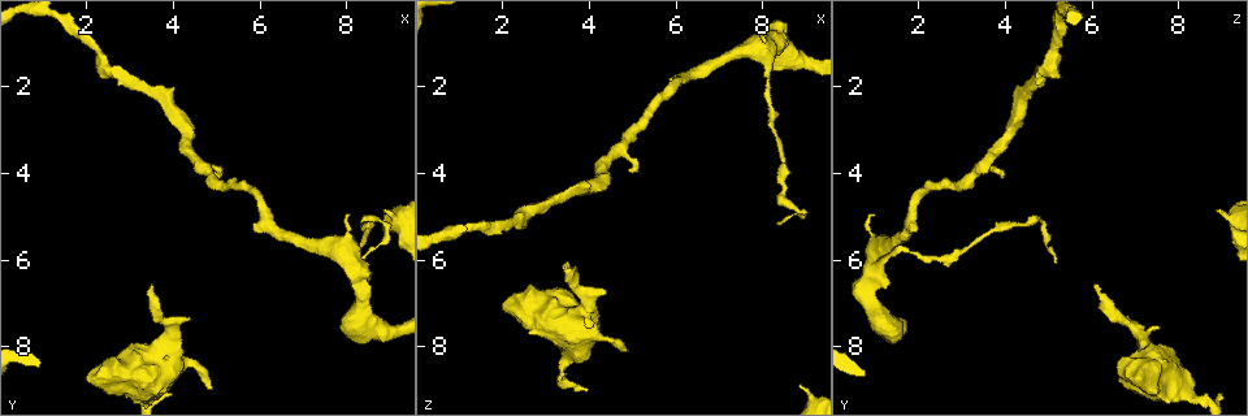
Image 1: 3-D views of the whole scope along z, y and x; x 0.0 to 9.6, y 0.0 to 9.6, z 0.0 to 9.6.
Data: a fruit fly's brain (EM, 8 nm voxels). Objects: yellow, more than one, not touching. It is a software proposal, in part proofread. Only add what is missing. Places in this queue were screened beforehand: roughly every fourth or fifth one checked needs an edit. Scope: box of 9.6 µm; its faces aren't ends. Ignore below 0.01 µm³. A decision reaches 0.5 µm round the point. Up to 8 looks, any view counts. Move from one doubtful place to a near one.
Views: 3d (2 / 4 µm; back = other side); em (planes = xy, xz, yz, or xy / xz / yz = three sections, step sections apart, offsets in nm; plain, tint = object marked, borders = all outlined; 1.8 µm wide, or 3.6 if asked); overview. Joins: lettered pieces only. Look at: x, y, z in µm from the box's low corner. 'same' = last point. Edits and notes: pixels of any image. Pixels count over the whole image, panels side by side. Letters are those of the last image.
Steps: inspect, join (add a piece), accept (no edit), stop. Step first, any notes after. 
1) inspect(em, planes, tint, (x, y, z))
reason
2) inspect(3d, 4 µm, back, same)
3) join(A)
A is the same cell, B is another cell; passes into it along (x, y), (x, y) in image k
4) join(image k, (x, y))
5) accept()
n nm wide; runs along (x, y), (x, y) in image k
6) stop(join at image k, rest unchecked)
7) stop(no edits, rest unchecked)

inspect(3d, 2 µm, (8.90, 4.80, 8.95))
an open end

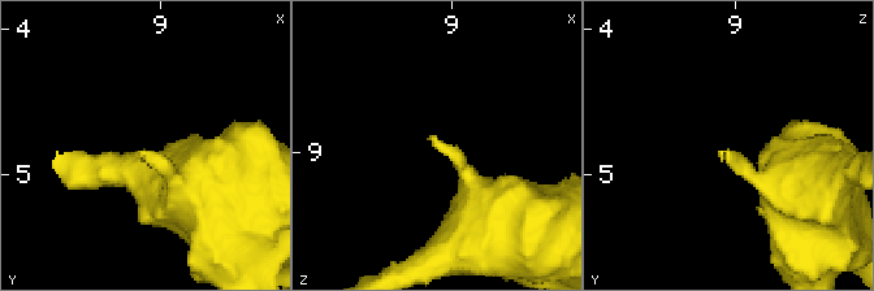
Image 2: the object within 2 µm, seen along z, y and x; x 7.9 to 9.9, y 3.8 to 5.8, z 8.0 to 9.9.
inspect(em, xy, step 8, borders, (8.84, 4.84, 8.90))

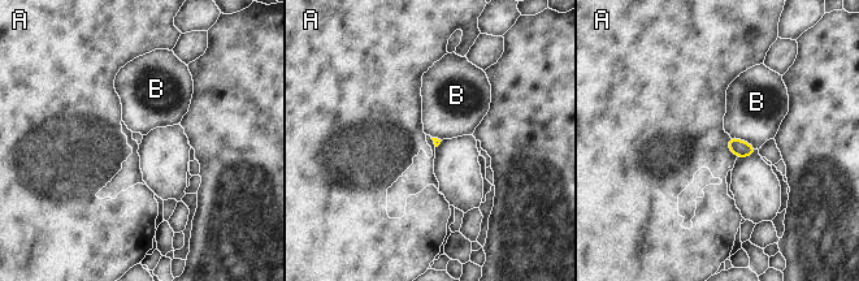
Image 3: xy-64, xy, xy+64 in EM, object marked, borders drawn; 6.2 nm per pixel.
accept()
B touches over 180 nm; A and B are other cells; border along (730, 137), (738, 137), (755, 148) in image 3; none of them fits

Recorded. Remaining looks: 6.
inspect(3d, 4 µm, (4.35, 7.40, 6.75))
branch stops here

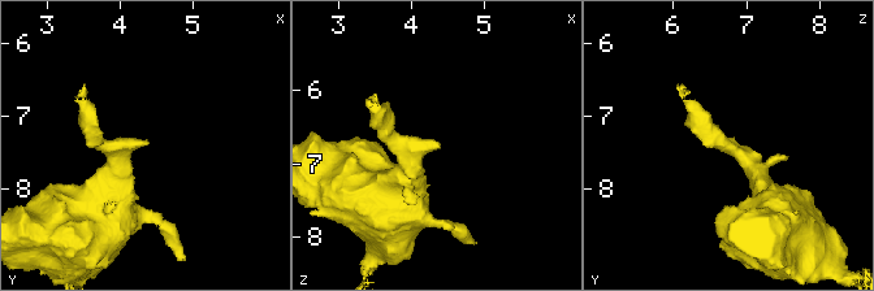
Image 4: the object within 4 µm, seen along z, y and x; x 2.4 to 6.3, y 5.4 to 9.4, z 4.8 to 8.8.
inspect(em, xy, step 8, tint, (4.40, 7.35, 6.80))
arms of 200, 320 nm

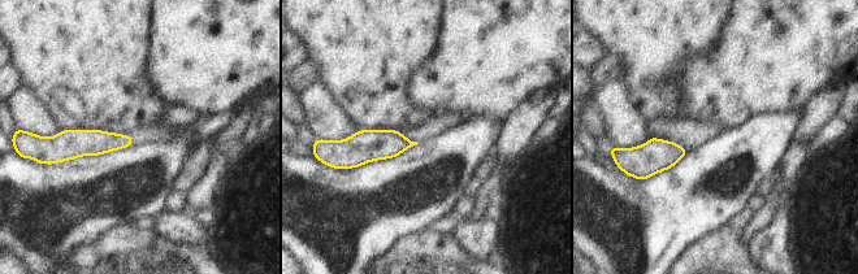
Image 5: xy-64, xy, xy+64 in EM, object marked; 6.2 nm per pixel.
inspect(em, planes, borders, same)

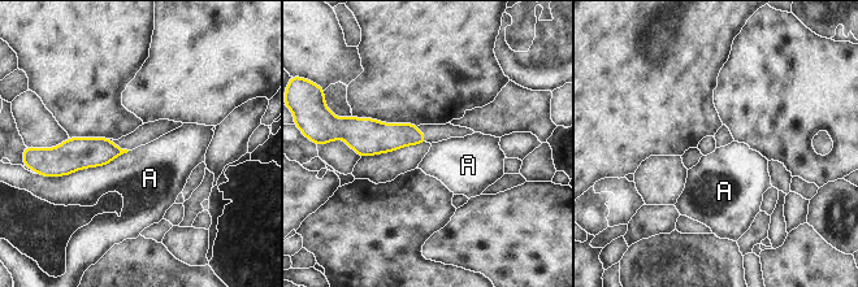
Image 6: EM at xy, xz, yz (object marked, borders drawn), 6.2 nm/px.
accept()
A is another cell; none of them fits

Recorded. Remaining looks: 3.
inspect(em, yz, step 8, tint, (4.85, 8.95, 8.05))
free end

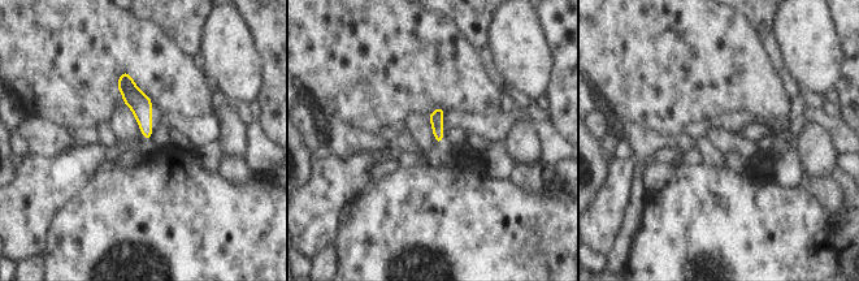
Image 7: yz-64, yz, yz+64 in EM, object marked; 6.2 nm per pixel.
inspect(em, planes, borders, same)

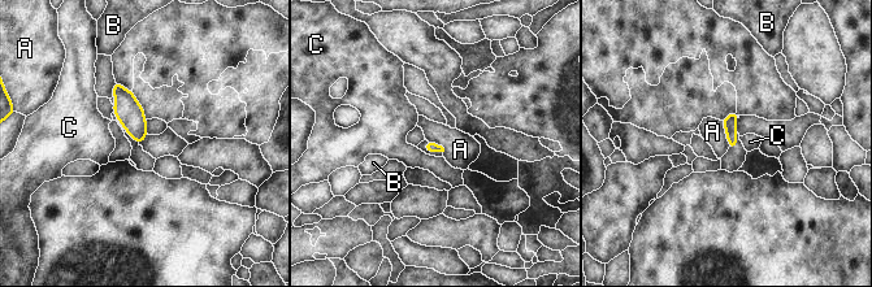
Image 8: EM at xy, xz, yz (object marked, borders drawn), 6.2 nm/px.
accept()
A, B and C are other cells; border along (721, 121), (729, 146) in image 8; no lettered piece goes on from it

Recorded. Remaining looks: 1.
stop(no edits, rest unchecked)

